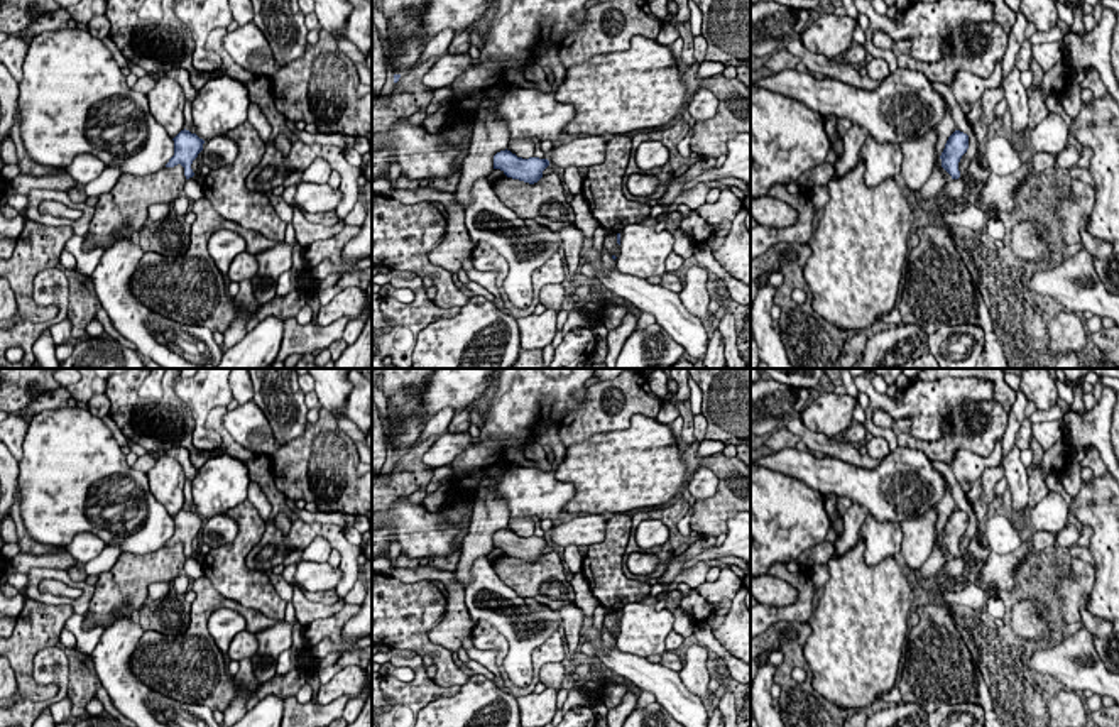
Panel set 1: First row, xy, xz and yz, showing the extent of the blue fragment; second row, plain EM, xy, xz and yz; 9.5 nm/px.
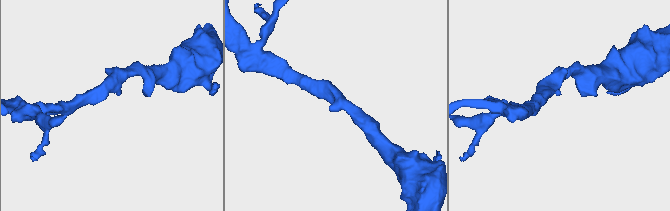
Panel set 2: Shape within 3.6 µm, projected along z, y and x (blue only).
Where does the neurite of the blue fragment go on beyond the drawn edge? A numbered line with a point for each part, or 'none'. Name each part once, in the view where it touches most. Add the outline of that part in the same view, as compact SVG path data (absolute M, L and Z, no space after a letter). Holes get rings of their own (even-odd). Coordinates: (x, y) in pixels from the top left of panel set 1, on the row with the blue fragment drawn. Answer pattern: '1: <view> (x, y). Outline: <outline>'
none

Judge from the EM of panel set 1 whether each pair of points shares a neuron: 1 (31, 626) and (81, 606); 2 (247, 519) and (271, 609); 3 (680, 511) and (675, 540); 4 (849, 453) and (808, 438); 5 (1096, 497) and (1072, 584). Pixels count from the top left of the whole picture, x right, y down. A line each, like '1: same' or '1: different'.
1: different
2: same
3: same
4: same
5: different

